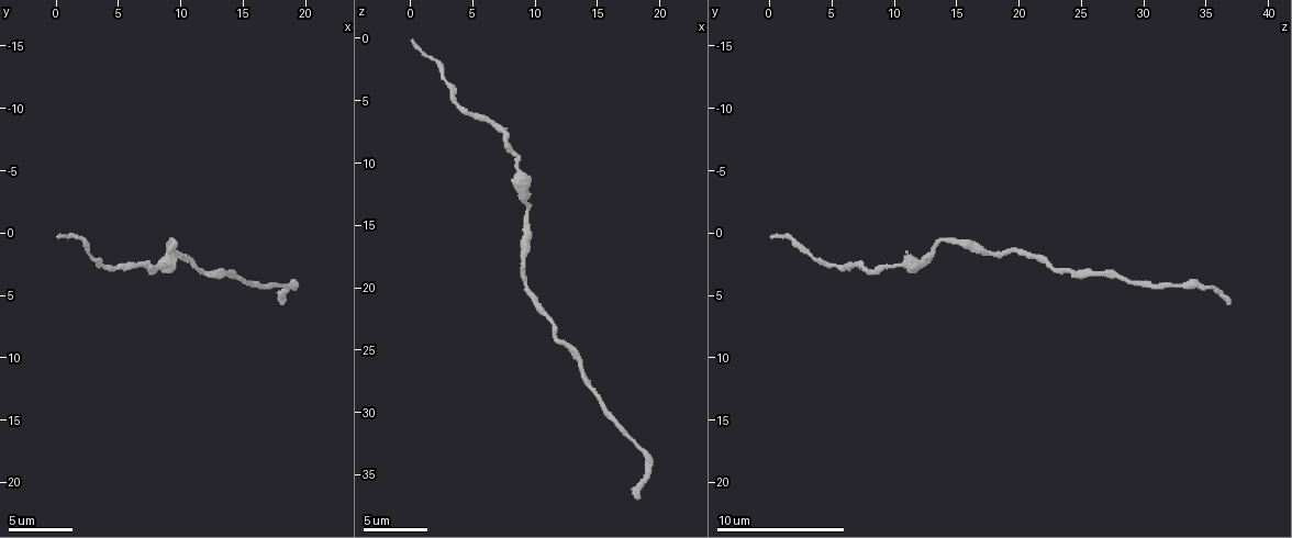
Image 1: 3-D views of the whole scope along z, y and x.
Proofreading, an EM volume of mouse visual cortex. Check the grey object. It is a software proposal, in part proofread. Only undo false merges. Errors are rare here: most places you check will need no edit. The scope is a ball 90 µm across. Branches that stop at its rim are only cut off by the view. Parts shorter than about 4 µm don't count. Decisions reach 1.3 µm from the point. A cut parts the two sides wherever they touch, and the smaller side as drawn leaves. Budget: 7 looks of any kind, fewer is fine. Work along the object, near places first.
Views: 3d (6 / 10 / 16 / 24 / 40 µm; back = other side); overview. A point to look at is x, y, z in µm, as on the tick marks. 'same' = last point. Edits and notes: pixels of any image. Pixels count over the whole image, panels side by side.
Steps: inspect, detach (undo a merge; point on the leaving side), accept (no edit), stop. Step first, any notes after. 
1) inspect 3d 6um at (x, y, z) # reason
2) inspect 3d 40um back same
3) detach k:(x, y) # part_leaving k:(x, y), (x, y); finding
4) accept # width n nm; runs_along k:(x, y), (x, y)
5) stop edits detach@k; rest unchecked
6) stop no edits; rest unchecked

inspect 3d 10um at (8.8, 2.2, 11.2) # calibre changes

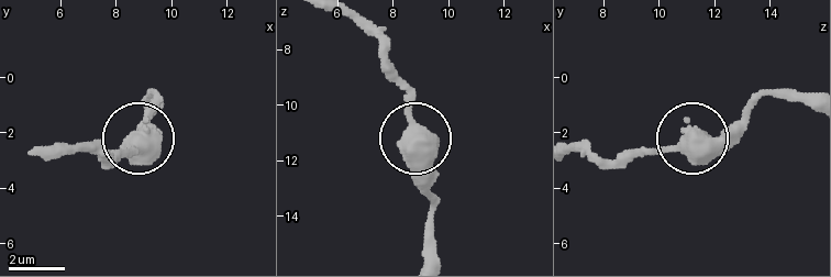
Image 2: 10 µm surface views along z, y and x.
inspect 3d 10um back at (8.9, 2.2, 11.1)

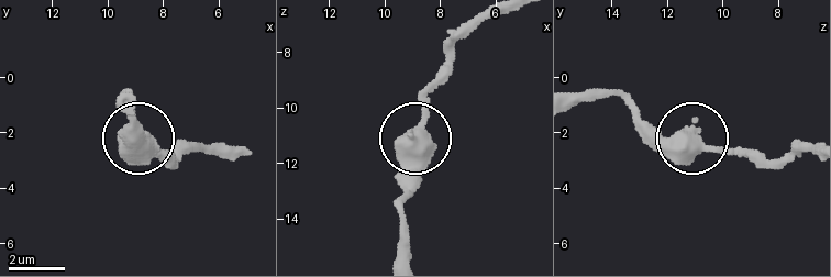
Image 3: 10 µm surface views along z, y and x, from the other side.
accept # all the same cell

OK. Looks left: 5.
inspect 3d 10um at (9.4, 0.8, 15.0) # thick turns thin

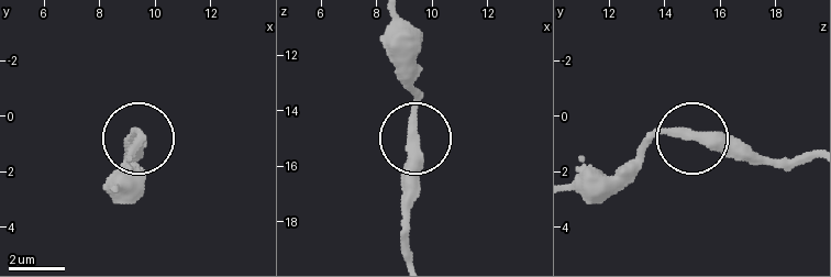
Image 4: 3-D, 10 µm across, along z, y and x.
inspect 3d 10um back at (9.3, 0.7, 15.0)

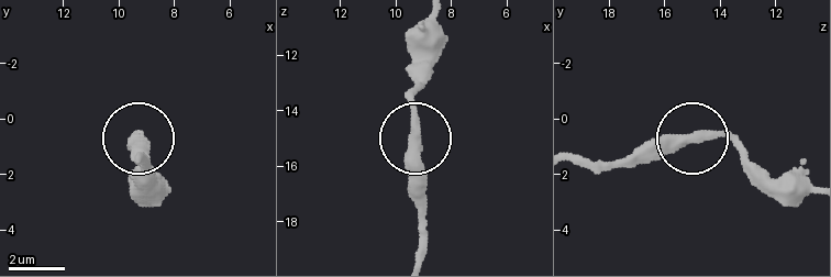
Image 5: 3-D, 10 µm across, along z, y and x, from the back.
accept # continuous, no second cell

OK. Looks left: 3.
inspect 3d 6um at (12.0, 3.2, 24.4)

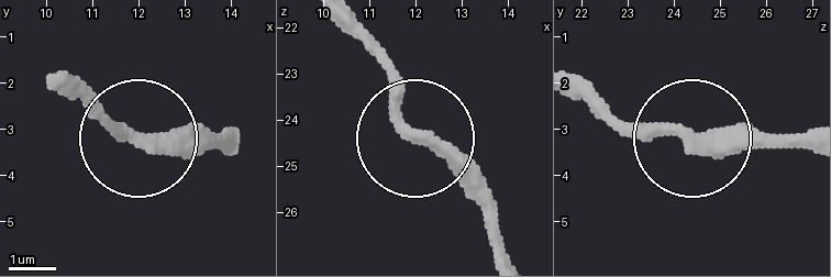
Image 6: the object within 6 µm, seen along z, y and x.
accept # width 280 nm; runs_along 6:(576, 85), (635, 132), (785, 144); all the same cell

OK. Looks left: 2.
stop no edits; rest unchecked

